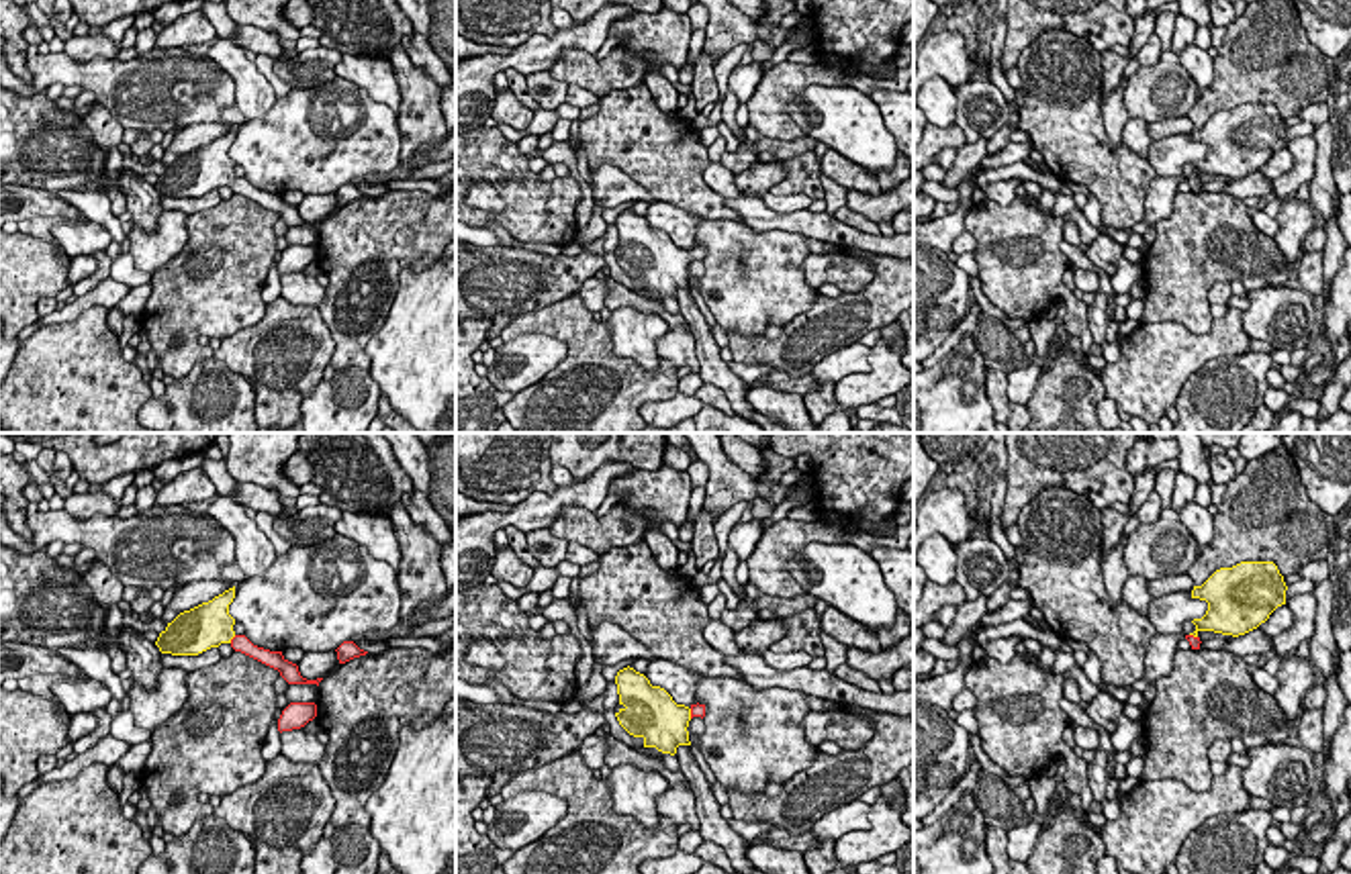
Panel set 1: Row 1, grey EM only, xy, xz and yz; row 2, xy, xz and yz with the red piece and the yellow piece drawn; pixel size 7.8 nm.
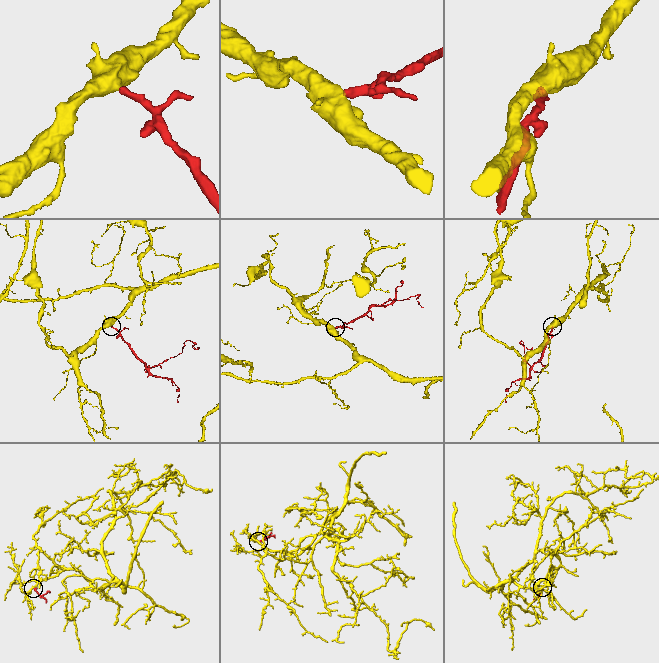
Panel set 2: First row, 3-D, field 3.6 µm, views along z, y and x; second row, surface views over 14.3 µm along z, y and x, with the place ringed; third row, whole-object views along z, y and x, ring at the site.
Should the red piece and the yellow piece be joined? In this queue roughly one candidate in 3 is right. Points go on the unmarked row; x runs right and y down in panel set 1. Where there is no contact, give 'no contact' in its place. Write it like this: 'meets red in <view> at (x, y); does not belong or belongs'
meets red in xy at (231, 182); belongs

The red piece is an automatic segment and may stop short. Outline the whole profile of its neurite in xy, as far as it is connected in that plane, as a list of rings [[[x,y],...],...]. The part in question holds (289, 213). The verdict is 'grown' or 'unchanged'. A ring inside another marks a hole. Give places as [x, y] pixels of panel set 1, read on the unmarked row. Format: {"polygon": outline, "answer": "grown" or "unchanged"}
{"polygon": [[[235,129],[202,145],[190,153],[180,155],[168,169],[159,176],[155,188],[161,196],[172,198],[198,198],[221,186],[229,186],[235,194],[241,194],[274,212],[288,227],[317,227],[323,221],[307,223],[300,218],[298,208],[288,204],[282,194],[270,194],[253,188],[245,178],[233,174],[235,161],[229,157],[229,147],[235,141]]], "answer": "grown"}

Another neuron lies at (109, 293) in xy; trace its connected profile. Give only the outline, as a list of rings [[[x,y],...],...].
[[[104,278],[88,294],[78,296],[74,302],[67,302],[61,310],[55,308],[51,314],[39,319],[37,325],[41,329],[47,325],[76,321],[84,310],[92,306],[112,308],[129,294],[129,290],[129,286],[112,278]]]

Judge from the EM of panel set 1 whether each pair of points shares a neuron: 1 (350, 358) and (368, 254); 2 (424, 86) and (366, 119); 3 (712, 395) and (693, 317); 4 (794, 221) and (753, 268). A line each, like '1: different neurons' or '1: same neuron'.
1: same neuron
2: different neurons
3: different neurons
4: different neurons

